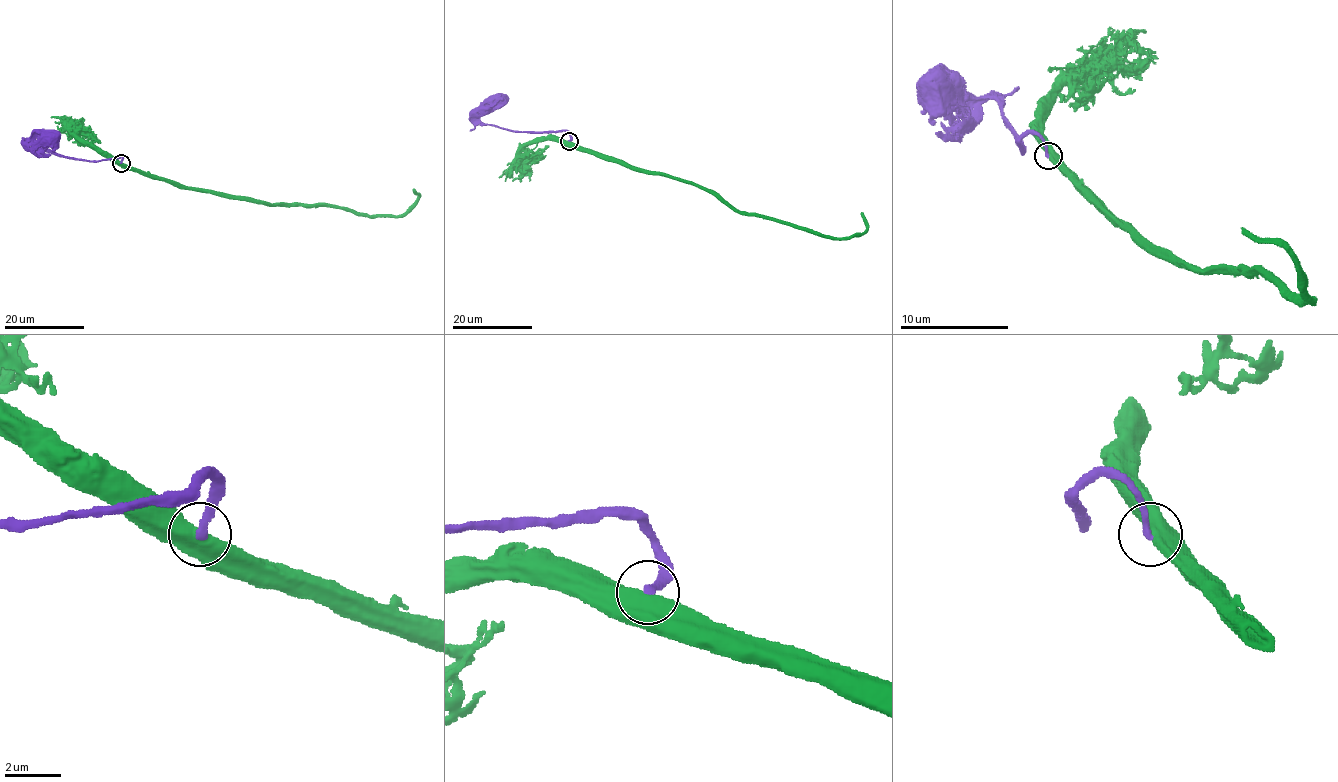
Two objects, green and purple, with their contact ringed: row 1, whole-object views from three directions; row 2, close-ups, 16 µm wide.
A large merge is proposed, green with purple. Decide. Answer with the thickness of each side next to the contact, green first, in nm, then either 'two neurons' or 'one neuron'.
calibres 550 and 260 nm; one neuron

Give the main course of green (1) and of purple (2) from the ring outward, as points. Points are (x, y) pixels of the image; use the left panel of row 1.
1: (121, 162), (186, 187), (233, 198), (274, 204), (330, 204), (359, 214), (401, 216), (418, 194), (413, 189)
2: (121, 162), (122, 154), (100, 160), (67, 158), (46, 151), (31, 141), (51, 138)

